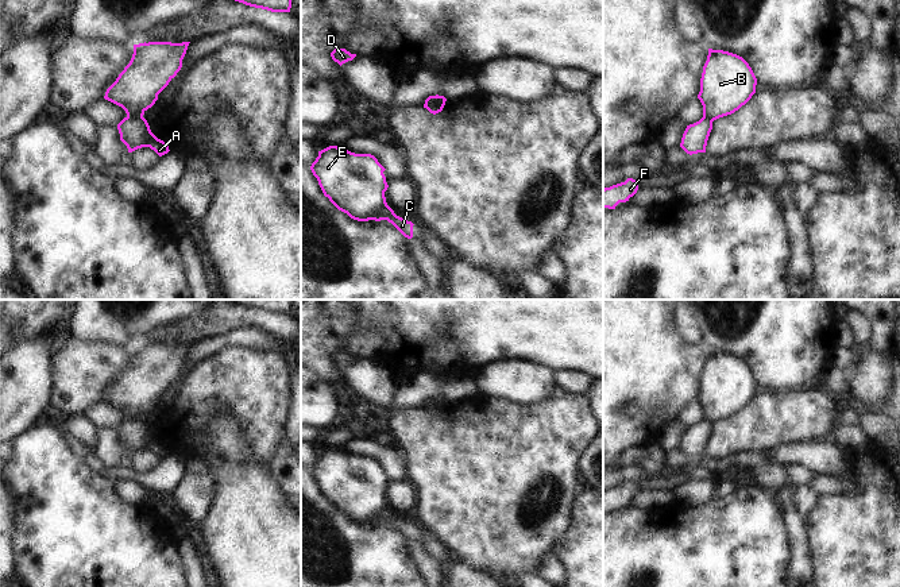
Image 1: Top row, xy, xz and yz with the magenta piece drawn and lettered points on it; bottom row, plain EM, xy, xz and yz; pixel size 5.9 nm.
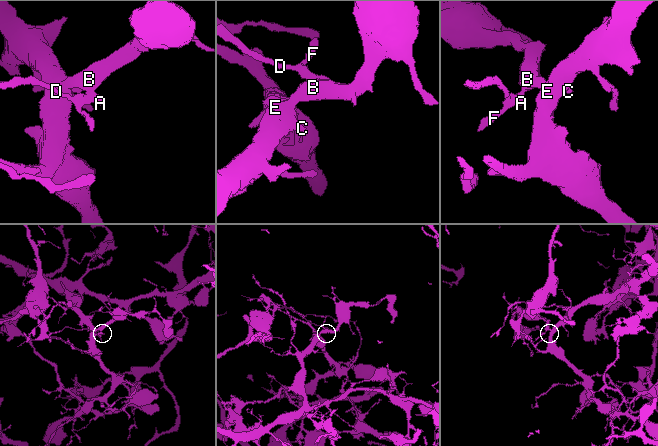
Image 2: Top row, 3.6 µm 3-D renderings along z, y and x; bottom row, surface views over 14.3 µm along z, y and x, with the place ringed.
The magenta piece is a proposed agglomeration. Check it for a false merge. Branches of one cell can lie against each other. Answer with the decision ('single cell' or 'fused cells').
fused cells

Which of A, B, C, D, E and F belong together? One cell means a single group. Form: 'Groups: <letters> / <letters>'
Groups: A D F / B C E

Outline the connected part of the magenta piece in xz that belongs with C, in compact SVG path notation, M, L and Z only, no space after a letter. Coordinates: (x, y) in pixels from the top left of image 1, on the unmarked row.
M329 448L318 453L310 472L325 499L341 514L358 524L387 522L405 540L413 540L413 525L394 515L385 494L386 472L371 456L355 456Z

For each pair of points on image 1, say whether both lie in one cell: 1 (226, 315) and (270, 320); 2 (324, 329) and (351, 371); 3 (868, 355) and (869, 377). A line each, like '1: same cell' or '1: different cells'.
1: same cell
2: different cells
3: same cell

